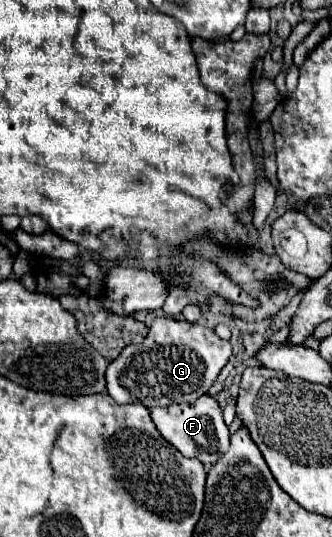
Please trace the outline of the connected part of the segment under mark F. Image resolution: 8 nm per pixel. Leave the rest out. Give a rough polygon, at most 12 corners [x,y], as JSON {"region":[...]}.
{"region":[[211,396],[153,408],[151,418],[183,456],[213,466],[229,430]]}

